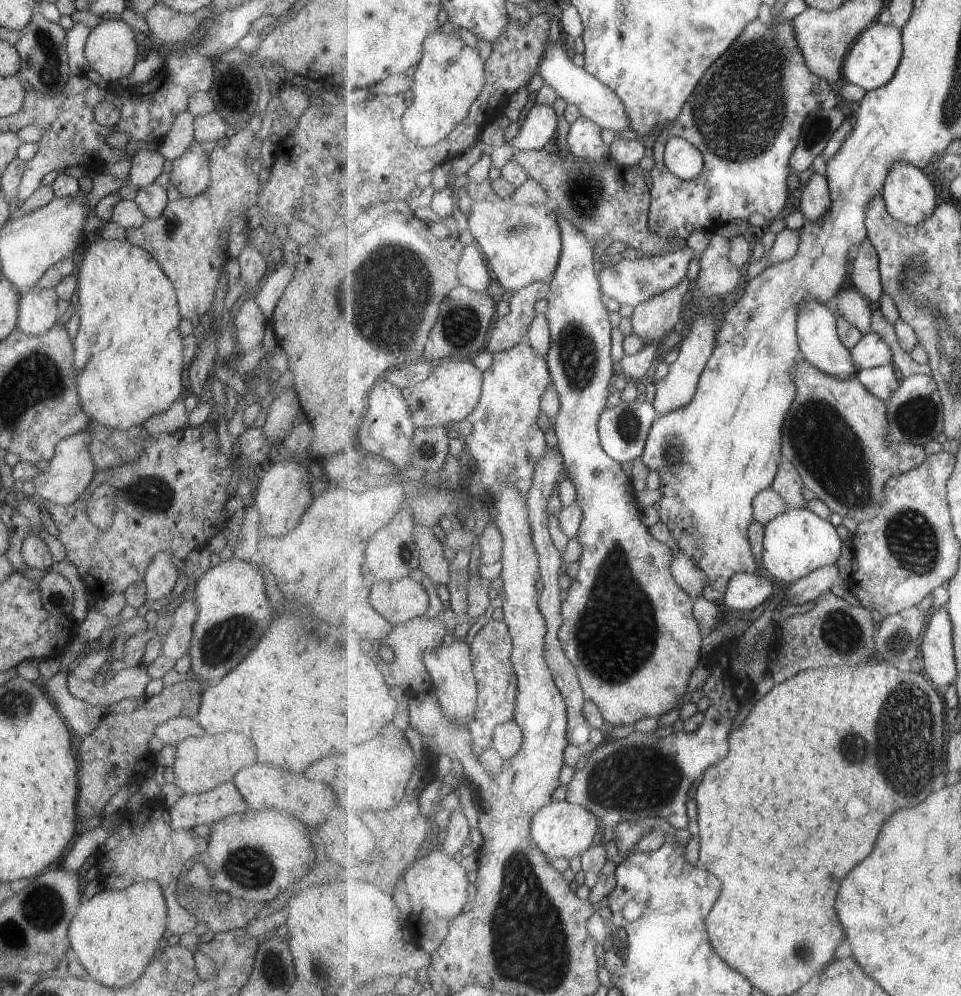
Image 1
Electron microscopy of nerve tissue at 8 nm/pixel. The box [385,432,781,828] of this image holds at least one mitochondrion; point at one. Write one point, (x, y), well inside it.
(615, 593)

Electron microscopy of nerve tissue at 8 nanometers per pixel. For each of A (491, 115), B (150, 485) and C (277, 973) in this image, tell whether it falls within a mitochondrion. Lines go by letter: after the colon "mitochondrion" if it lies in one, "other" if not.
A: other
B: mitochondrion
C: other

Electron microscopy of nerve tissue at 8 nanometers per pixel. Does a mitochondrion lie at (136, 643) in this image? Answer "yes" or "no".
no

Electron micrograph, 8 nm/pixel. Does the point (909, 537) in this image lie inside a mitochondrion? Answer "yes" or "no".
yes

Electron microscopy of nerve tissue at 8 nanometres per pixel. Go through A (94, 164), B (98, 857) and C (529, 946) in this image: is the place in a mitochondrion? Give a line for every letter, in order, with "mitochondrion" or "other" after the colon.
A: other
B: other
C: mitochondrion

